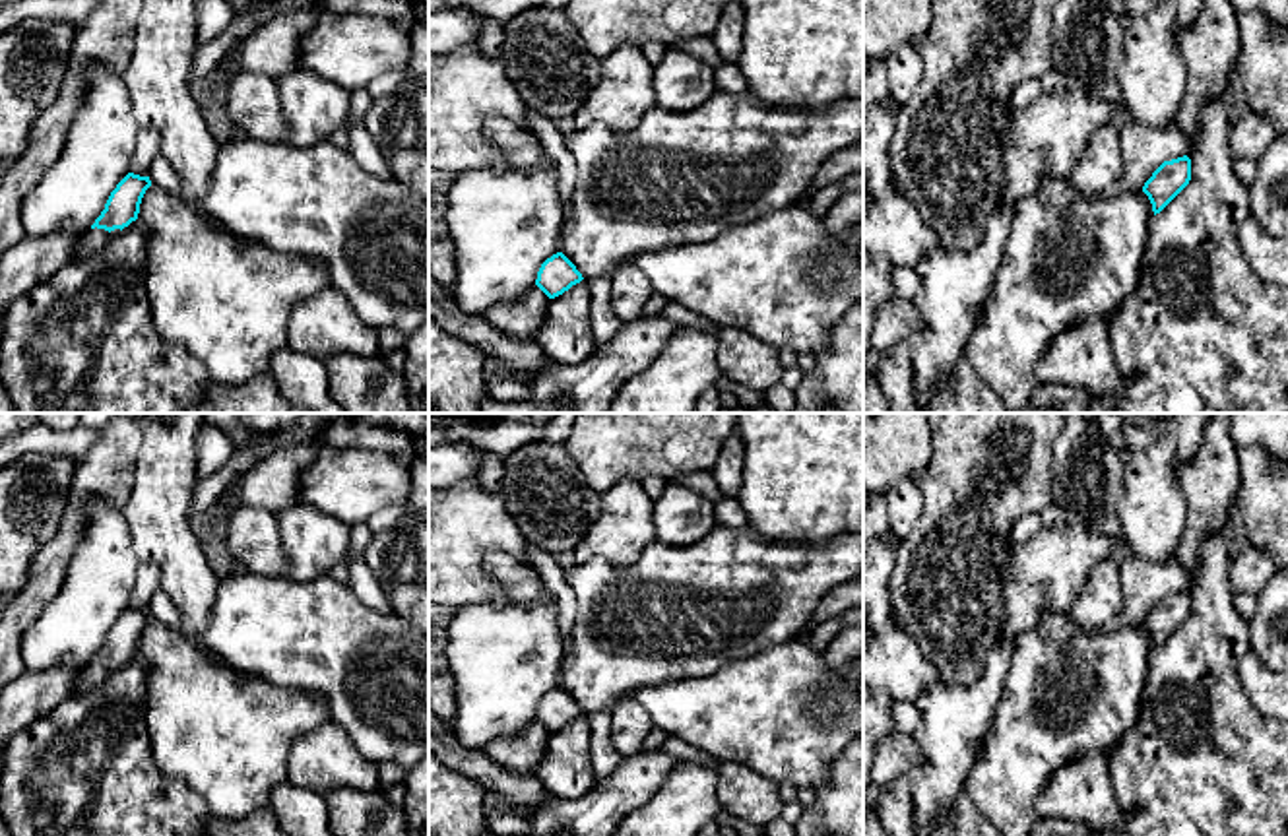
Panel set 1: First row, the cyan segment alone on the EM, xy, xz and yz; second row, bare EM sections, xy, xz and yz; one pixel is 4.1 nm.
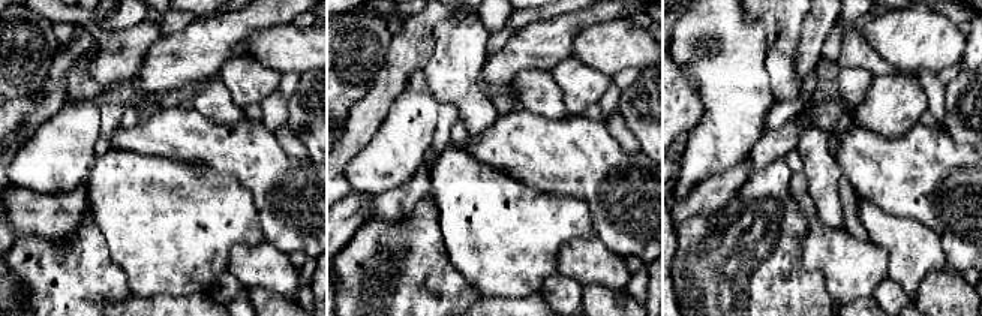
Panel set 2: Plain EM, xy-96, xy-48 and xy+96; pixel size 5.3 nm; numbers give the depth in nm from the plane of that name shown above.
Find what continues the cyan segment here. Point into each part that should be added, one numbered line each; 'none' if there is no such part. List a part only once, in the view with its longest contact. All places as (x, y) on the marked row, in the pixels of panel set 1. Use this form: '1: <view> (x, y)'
1: xy (94, 239)

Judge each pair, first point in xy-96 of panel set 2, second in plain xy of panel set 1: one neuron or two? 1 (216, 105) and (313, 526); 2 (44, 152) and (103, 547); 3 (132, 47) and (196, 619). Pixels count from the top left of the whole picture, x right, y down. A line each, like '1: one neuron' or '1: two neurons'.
1: two neurons
2: one neuron
3: one neuron

